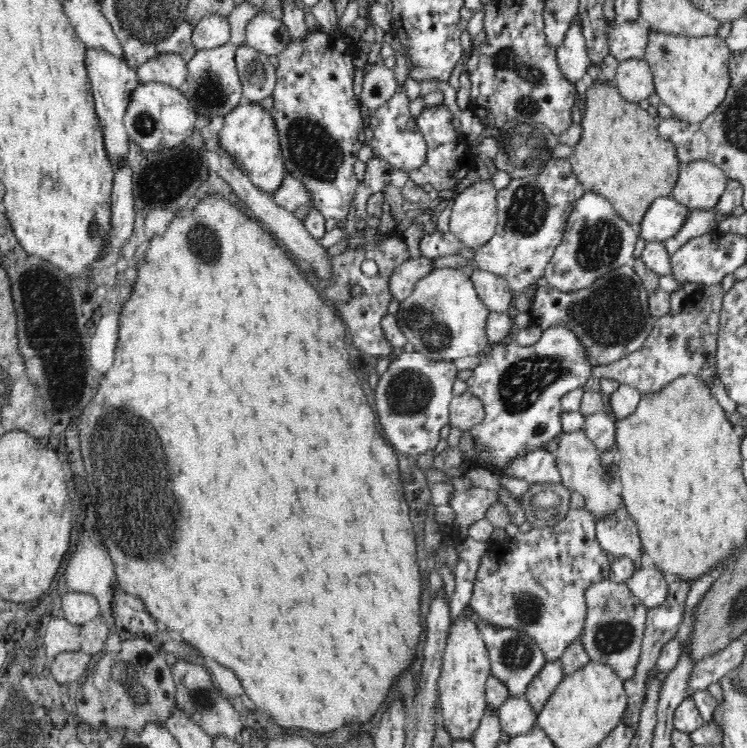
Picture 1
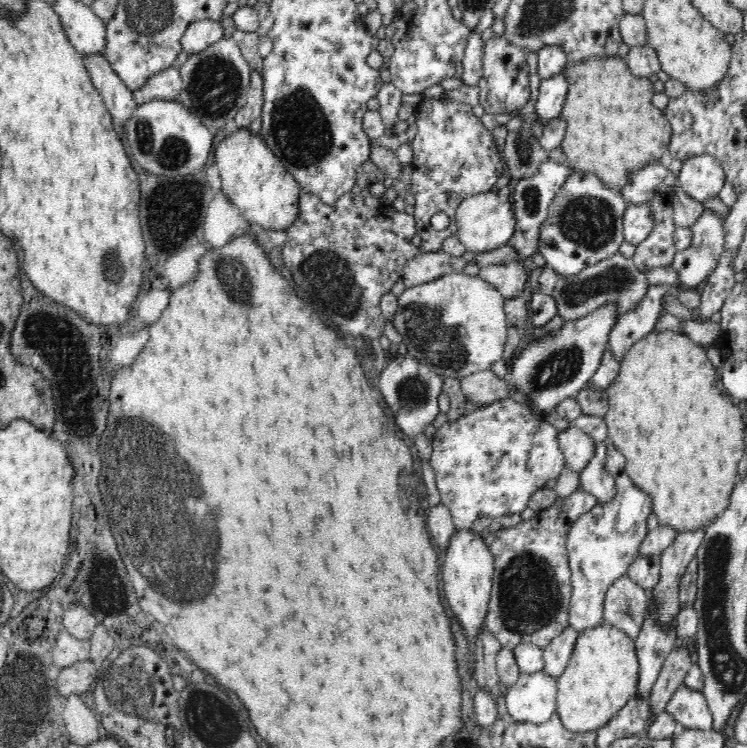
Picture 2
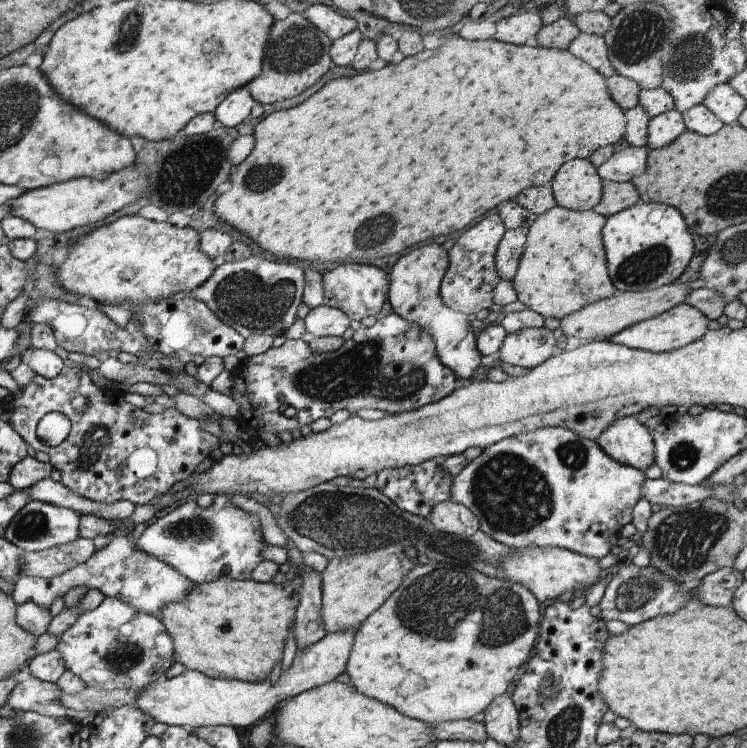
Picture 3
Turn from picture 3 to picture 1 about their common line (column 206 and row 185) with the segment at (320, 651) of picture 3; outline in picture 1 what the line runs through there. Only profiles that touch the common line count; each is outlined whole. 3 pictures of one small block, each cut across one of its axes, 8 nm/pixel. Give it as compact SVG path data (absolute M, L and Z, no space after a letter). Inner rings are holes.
M695 160L679 165L672 196L689 209L712 211L724 194L727 176L713 162Z

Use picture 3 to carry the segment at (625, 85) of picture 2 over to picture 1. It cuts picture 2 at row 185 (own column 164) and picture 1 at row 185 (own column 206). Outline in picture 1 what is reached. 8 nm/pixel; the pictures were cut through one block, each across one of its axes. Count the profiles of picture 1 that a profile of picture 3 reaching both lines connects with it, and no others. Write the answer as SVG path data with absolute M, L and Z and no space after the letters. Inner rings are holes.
M605 82L589 85L586 96L586 111L581 118L582 134L580 142L572 148L573 153L569 156L573 173L579 178L585 192L600 194L612 203L616 214L630 226L639 228L643 216L650 208L654 200L660 197L670 197L679 175L680 160L677 157L676 146L661 138L657 126L658 119L650 116L638 103L628 102L620 94L619 87L613 82Z

